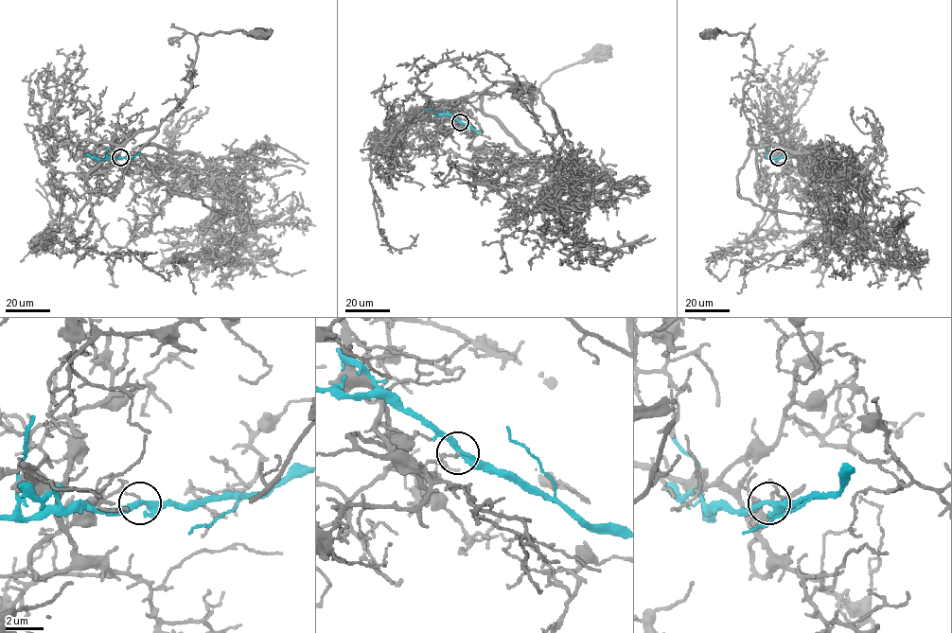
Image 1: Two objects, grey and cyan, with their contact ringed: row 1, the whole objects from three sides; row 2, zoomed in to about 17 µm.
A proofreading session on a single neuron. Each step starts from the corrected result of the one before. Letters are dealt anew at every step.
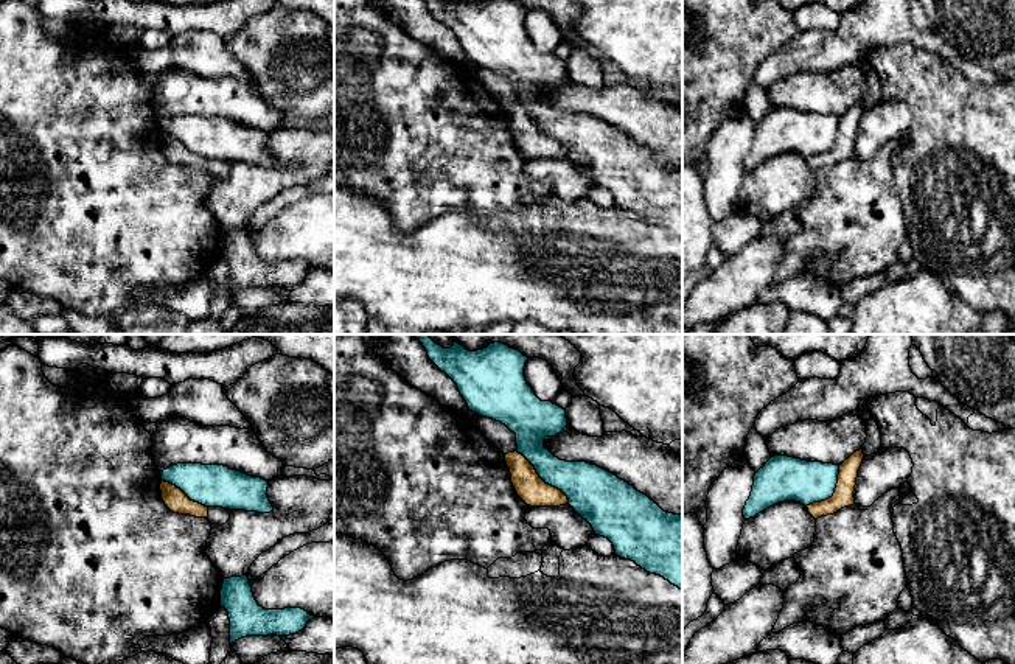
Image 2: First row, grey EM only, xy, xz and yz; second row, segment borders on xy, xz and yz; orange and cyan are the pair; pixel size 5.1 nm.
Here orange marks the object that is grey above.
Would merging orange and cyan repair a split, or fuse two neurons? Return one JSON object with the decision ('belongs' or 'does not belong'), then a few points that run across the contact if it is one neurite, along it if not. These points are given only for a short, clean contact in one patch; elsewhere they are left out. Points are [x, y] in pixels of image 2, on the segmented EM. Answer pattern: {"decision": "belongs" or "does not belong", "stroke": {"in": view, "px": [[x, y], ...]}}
{"decision": "does not belong"}

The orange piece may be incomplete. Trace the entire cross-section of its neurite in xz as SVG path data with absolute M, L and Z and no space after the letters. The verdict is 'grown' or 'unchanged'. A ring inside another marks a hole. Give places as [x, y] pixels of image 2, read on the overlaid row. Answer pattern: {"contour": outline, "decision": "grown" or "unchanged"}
{"contour": "M518 451L505 454L511 484L518 496L530 507L560 507L569 502L567 496L546 484L535 467Z", "decision": "unchanged"}

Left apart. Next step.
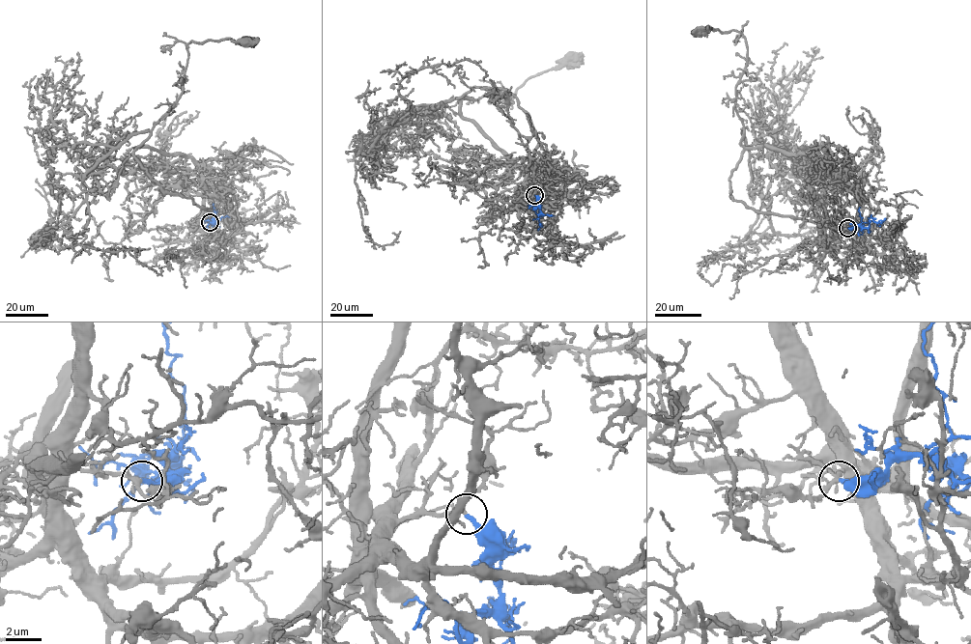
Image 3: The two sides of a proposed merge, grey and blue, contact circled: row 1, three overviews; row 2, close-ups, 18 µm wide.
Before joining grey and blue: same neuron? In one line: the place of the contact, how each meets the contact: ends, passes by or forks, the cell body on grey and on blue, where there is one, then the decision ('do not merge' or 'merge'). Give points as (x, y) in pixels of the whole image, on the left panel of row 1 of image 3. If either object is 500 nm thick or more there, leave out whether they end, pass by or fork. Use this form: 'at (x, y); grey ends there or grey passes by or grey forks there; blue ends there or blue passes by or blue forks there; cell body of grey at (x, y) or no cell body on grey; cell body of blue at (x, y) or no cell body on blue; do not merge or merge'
at (210, 222); grey passes by; blue ends there; cell body of grey at (247, 42); no cell body on blue; merge

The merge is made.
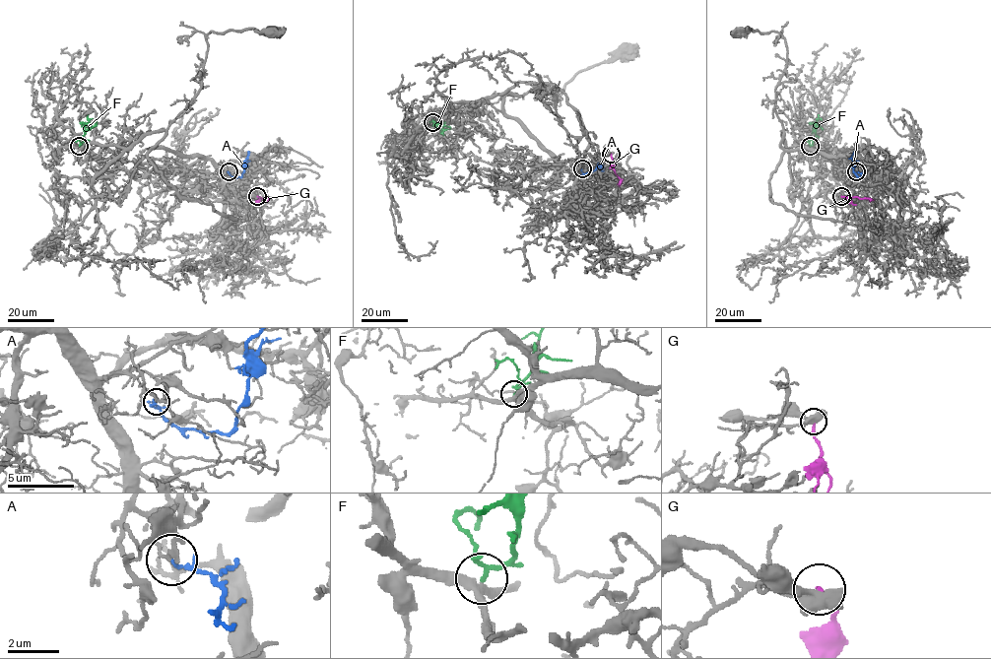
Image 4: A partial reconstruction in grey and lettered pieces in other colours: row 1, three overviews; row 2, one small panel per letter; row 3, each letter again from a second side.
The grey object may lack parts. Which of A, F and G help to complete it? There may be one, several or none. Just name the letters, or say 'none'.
F

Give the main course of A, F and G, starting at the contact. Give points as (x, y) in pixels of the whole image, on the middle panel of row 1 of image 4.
A: (582, 168), (585, 173), (594, 171), (601, 164), (603, 168)
F: (432, 122), (444, 130), (443, 135)
G: (611, 154), (614, 169), (620, 179), (619, 185)

